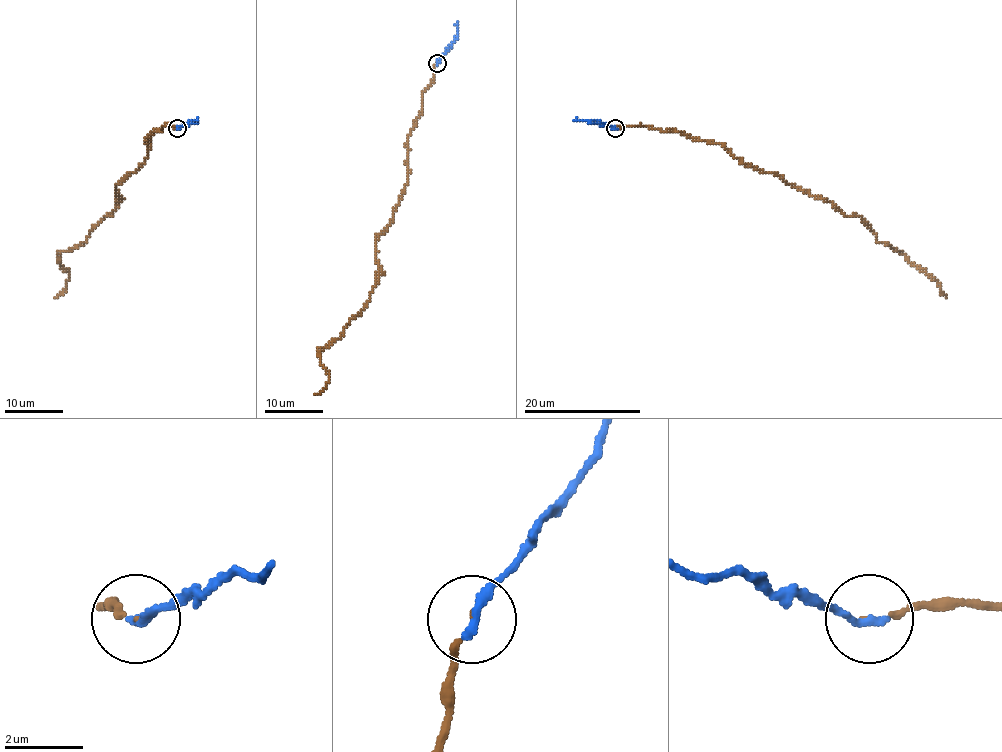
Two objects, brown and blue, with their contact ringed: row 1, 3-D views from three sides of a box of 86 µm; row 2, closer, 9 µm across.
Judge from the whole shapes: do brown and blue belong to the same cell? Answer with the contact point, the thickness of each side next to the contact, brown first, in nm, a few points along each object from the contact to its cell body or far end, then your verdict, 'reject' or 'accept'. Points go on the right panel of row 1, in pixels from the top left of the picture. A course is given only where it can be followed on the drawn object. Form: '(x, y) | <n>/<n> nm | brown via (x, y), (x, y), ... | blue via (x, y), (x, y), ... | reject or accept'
(615, 128) | 110/220 nm | brown via (615, 128), (645, 125), (720, 143), (762, 172), (858, 215), (947, 298) | blue via (615, 128), (593, 121), (574, 119) | reject

